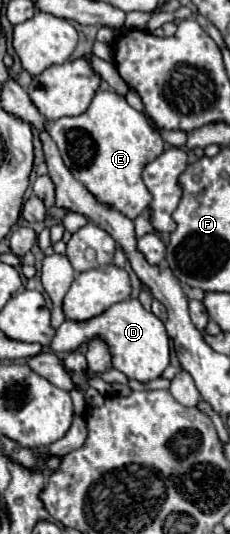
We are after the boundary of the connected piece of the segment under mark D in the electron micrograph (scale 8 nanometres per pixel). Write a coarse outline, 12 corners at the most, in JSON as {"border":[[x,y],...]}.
{"border":[[136,298],[84,322],[64,320],[50,348],[100,336],[114,368],[160,378],[170,362],[164,324]]}

